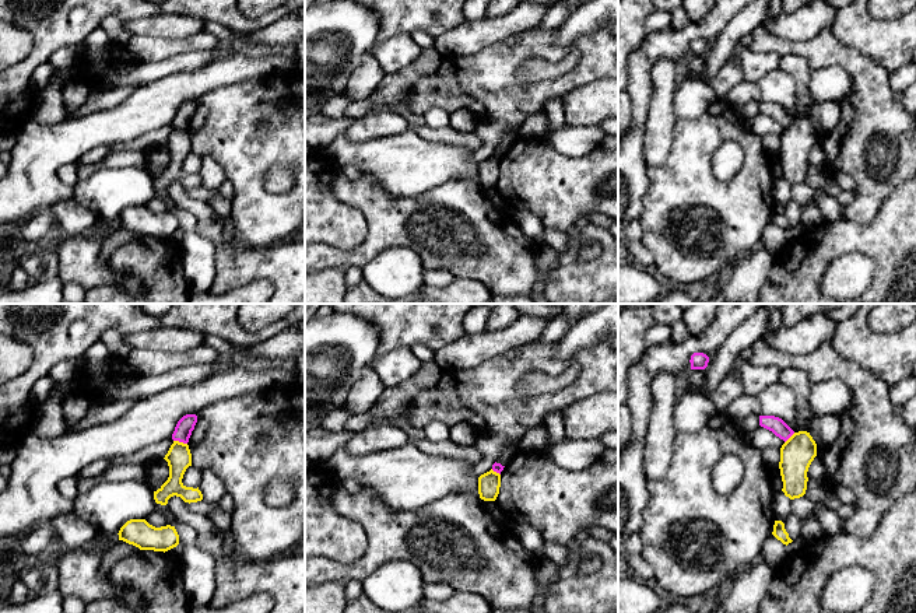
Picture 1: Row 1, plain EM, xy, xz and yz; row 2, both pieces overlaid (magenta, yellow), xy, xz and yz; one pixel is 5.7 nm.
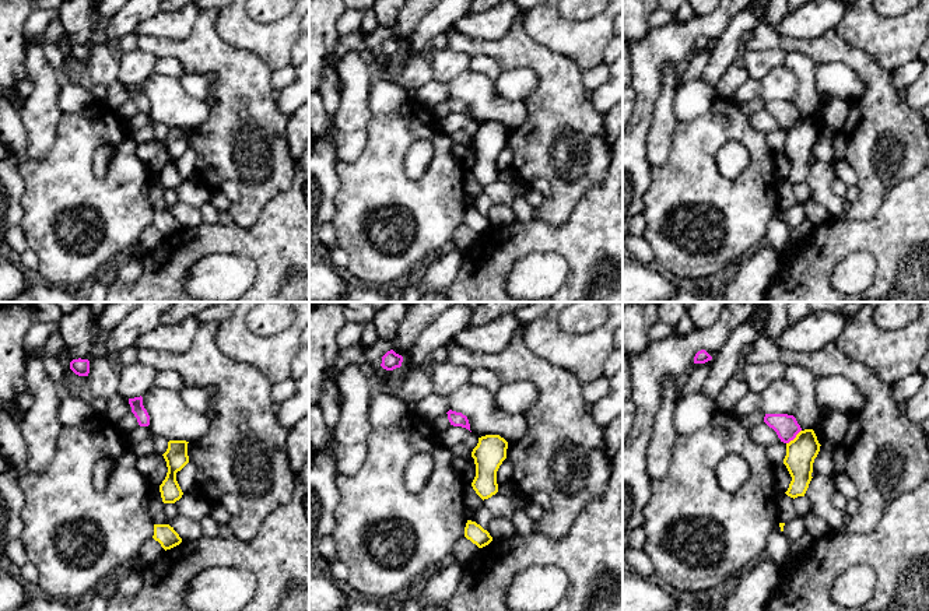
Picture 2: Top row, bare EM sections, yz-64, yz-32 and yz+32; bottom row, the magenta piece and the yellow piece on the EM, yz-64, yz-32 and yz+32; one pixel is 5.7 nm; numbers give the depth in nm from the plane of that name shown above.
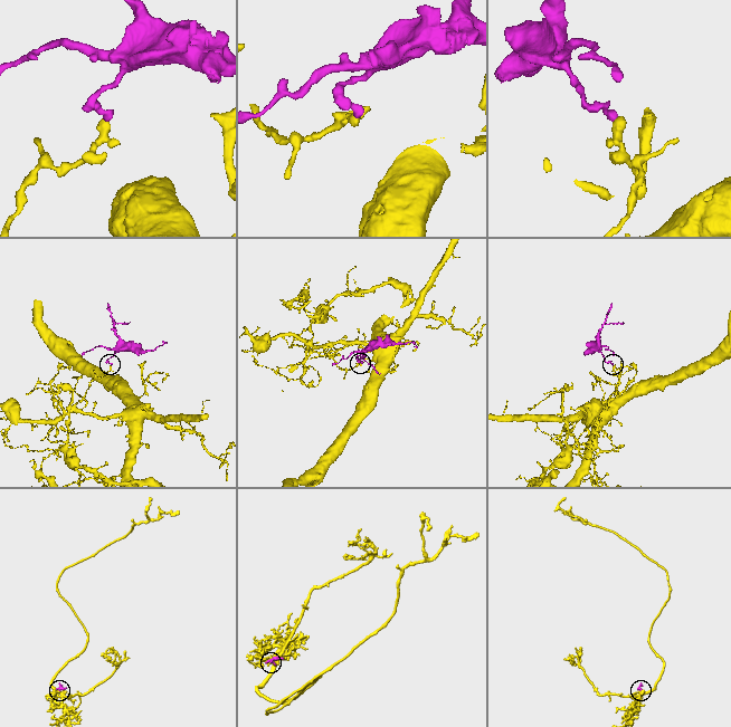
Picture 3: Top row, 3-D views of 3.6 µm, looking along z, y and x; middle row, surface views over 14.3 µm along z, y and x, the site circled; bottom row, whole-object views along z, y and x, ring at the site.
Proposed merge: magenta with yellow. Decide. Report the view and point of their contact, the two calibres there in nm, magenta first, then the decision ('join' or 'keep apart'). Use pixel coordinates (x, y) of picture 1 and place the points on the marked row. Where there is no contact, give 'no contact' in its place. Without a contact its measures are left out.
xy (181, 441) | 100/140 nm | keep apart

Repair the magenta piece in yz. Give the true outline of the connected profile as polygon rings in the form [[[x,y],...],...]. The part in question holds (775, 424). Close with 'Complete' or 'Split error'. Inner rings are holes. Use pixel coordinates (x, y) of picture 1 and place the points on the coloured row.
[[[759,416],[759,425],[772,431],[785,442],[794,434],[794,431],[779,417]]]. Complete

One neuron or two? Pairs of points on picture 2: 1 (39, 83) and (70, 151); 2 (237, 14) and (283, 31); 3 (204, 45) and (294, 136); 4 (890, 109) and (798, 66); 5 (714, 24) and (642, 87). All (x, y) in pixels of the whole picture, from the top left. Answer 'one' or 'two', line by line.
1: two
2: one
3: two
4: two
5: one

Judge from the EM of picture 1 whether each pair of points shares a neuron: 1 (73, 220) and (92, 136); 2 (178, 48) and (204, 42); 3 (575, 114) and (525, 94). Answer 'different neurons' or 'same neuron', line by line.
1: different neurons
2: same neuron
3: different neurons

